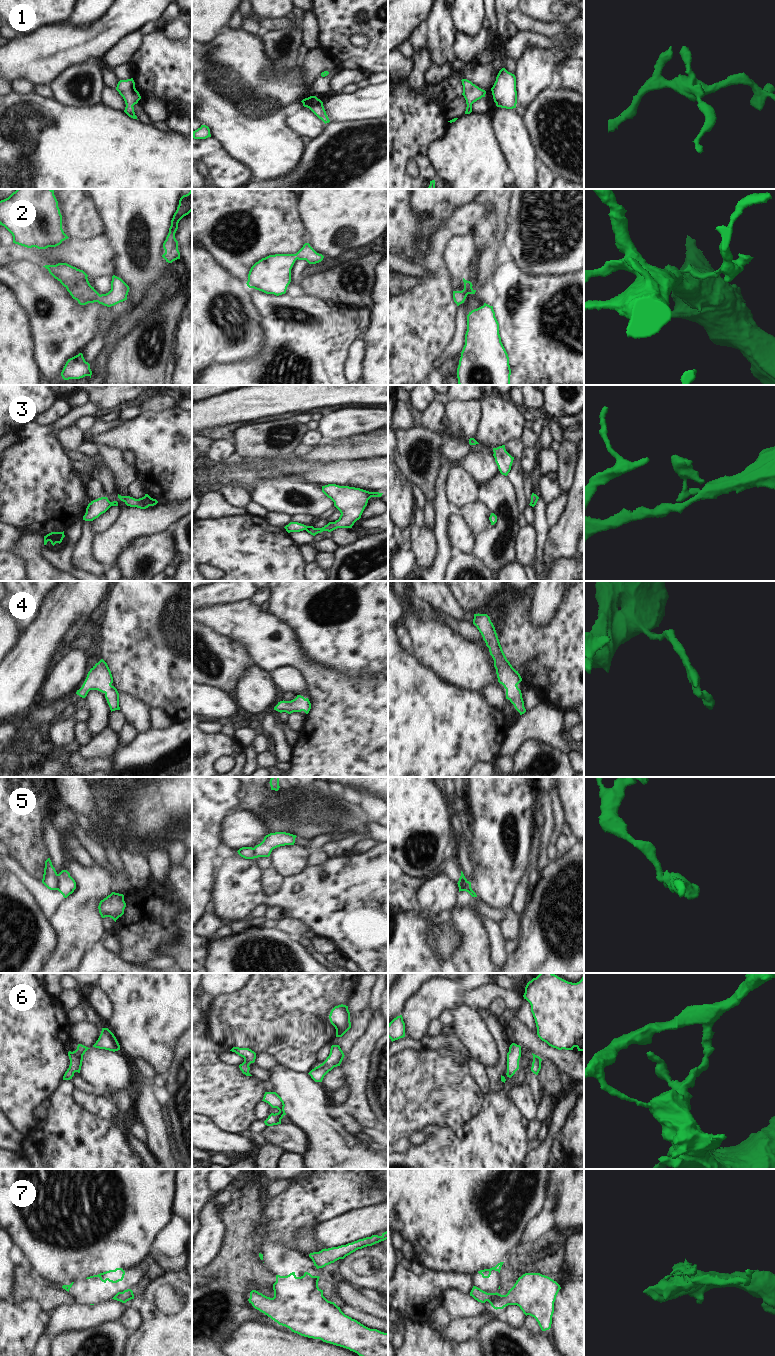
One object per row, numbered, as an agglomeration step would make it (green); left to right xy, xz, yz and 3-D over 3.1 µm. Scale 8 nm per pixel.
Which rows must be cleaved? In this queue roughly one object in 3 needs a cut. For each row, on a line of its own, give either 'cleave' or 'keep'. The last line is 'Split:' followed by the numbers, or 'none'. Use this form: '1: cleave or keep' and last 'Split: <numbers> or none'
1: keep
2: keep
3: cleave
4: keep
5: cleave
6: keep
7: keep
Split: 3, 5

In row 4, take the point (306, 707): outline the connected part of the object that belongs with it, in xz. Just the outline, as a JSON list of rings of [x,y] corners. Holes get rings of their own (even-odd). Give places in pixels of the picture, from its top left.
[[[297,695],[297,697],[291,701],[280,701],[274,707],[274,710],[282,713],[286,712],[291,714],[293,712],[301,712],[304,711],[306,714],[309,713],[311,709],[311,703],[308,698],[304,698],[301,695]]]

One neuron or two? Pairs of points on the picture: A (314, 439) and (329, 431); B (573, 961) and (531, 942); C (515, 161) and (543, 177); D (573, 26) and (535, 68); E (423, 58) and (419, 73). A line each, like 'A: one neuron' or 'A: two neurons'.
A: two neurons
B: one neuron
C: two neurons
D: one neuron
E: one neuron

